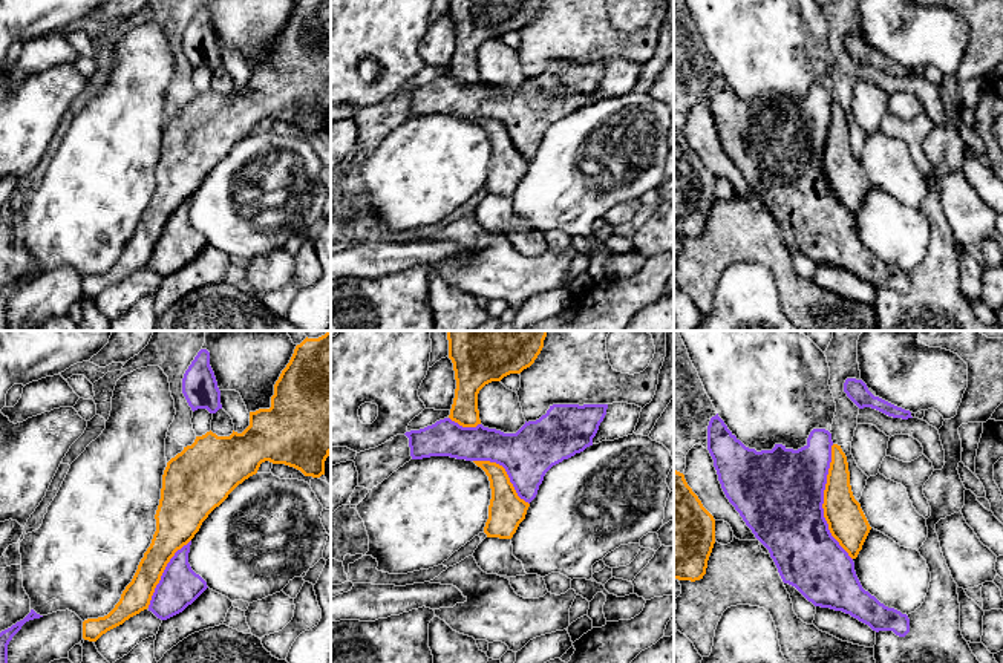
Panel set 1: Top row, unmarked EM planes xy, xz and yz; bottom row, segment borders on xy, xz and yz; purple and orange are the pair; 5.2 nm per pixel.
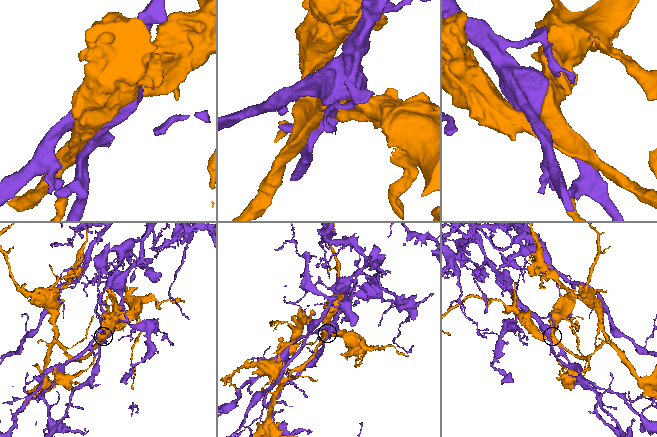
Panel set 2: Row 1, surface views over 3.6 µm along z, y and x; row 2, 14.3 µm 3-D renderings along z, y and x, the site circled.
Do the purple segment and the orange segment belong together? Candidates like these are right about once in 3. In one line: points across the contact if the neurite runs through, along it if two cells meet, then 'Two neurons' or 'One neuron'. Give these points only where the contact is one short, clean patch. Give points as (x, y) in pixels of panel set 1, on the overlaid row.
Two neurons

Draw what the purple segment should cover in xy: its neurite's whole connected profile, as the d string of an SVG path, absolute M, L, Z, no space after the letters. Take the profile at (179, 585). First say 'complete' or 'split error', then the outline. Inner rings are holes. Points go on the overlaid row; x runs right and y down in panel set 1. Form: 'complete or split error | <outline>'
complete | M191 541L175 553L152 596L149 611L161 620L182 612L208 588L188 563L190 545Z

